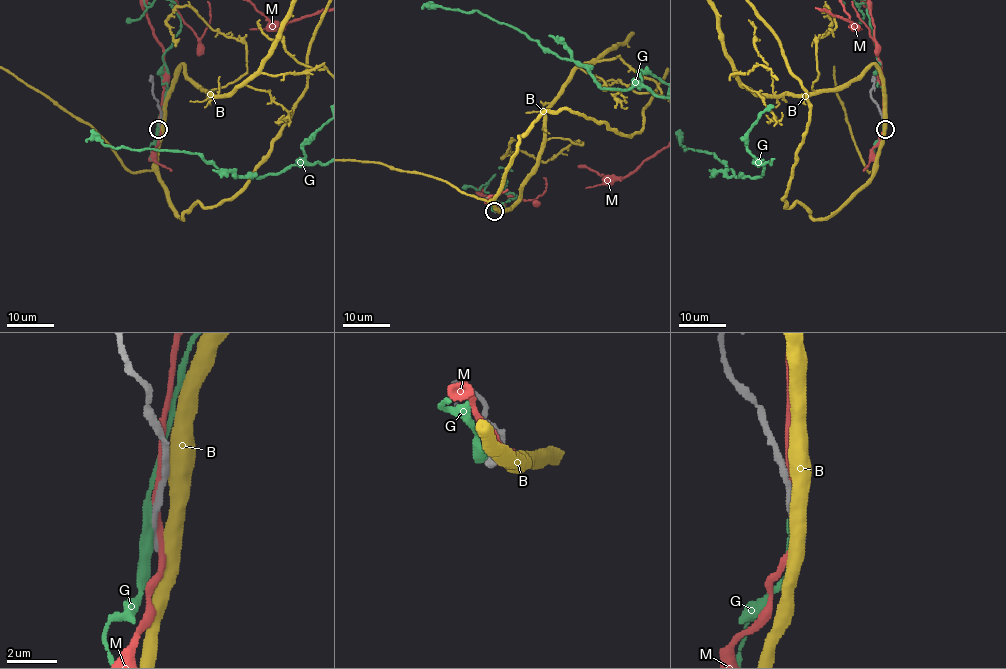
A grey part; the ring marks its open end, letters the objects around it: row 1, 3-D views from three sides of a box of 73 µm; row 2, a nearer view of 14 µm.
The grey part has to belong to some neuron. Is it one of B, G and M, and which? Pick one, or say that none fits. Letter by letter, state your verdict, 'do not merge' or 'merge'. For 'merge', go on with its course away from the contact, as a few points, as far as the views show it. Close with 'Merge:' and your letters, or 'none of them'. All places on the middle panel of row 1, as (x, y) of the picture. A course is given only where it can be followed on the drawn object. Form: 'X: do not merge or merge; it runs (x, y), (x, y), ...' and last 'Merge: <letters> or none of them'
B: do not merge
G: do not merge
M: do not merge
Merge: none of them

